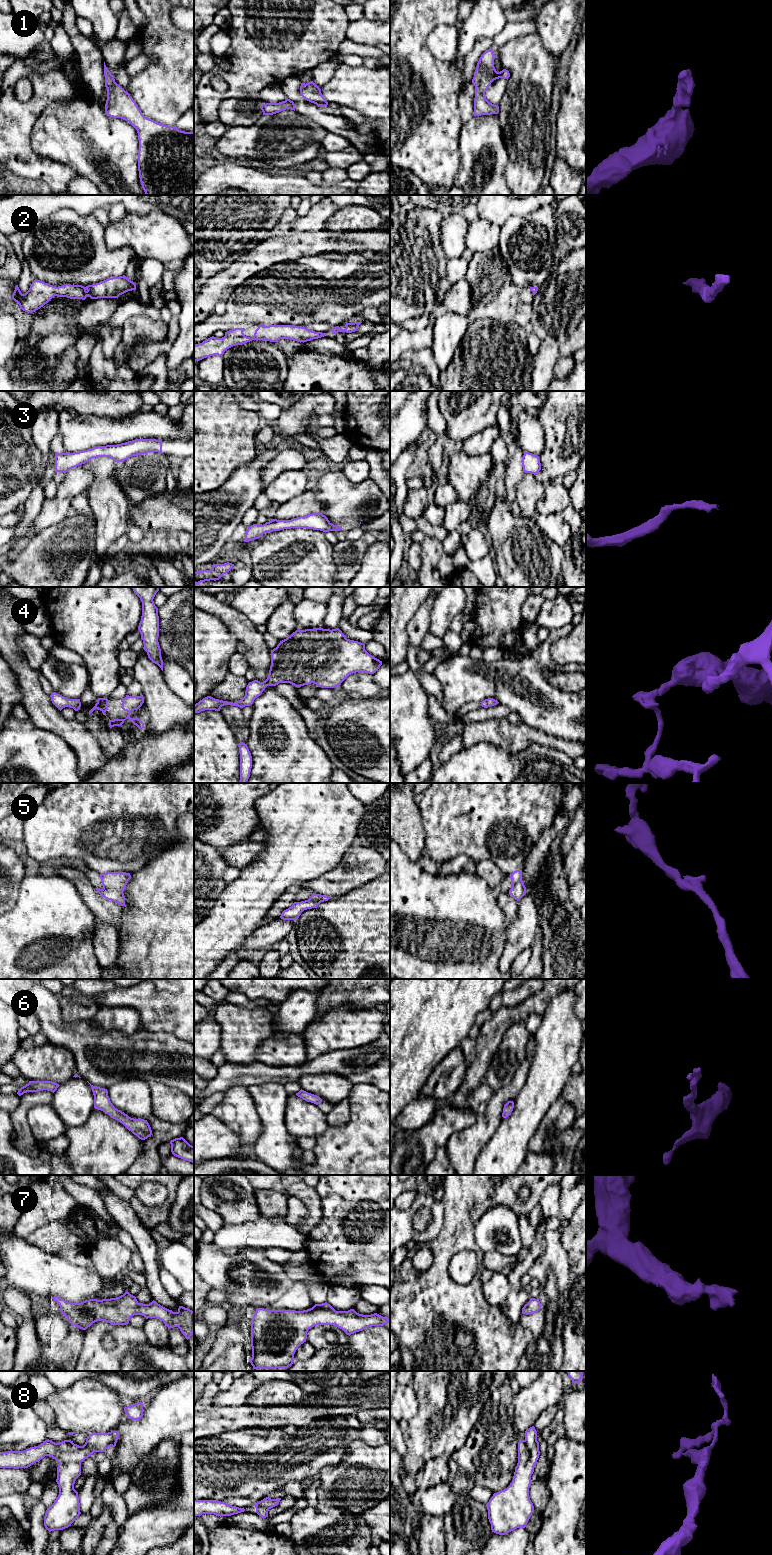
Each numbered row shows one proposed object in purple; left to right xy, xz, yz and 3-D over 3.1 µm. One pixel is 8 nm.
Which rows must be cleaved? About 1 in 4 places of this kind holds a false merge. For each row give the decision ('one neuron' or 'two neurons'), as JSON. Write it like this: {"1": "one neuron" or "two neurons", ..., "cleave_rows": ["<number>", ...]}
{"1": "one neuron", "2": "one neuron", "3": "one neuron", "4": "one neuron", "5": "one neuron", "6": "one neuron", "7": "one neuron", "8": "two neurons", "cleave_rows": ["8"]}

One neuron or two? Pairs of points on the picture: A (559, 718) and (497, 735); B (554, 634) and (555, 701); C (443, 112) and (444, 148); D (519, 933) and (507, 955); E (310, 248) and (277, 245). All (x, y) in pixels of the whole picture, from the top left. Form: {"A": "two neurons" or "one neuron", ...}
{"A": "two neurons", "B": "one neuron", "C": "one neuron", "D": "one neuron", "E": "one neuron"}

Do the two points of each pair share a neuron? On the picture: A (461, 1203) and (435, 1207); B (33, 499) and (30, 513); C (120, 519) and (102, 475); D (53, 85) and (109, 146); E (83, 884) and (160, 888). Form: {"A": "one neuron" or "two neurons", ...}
{"A": "two neurons", "B": "one neuron", "C": "one neuron", "D": "two neurons", "E": "two neurons"}

